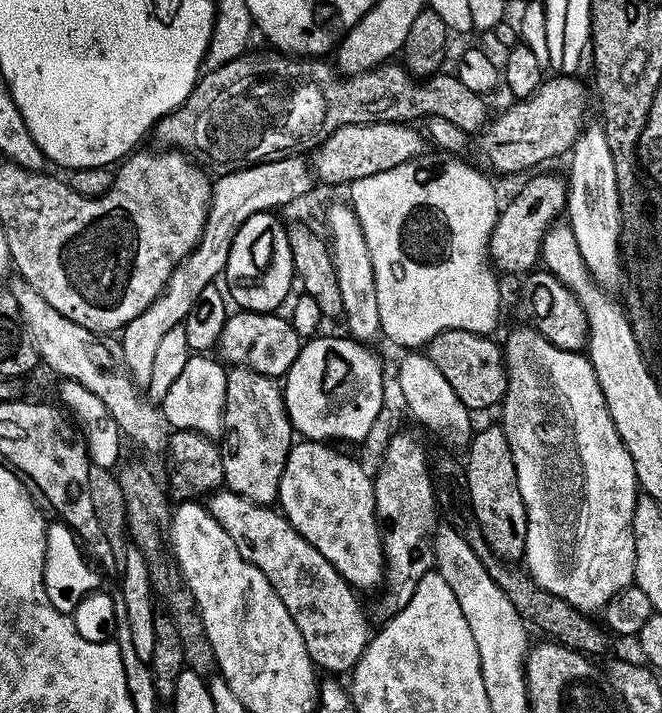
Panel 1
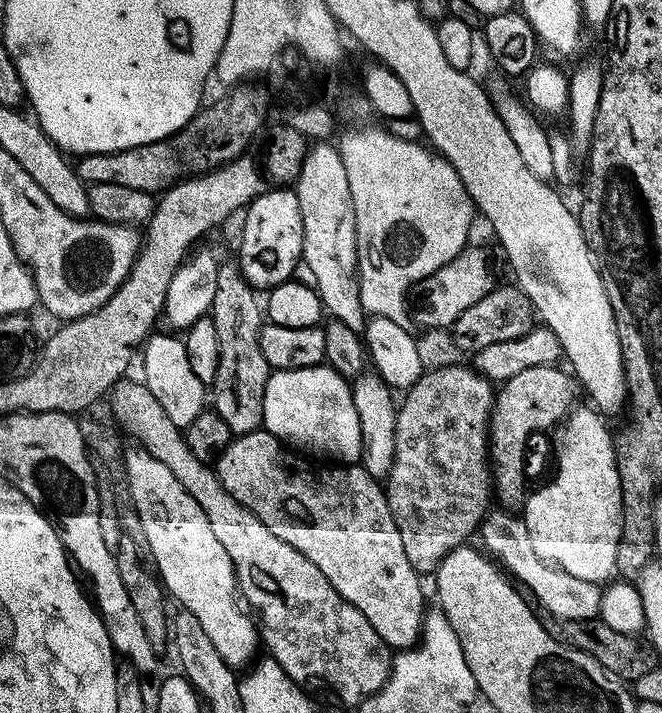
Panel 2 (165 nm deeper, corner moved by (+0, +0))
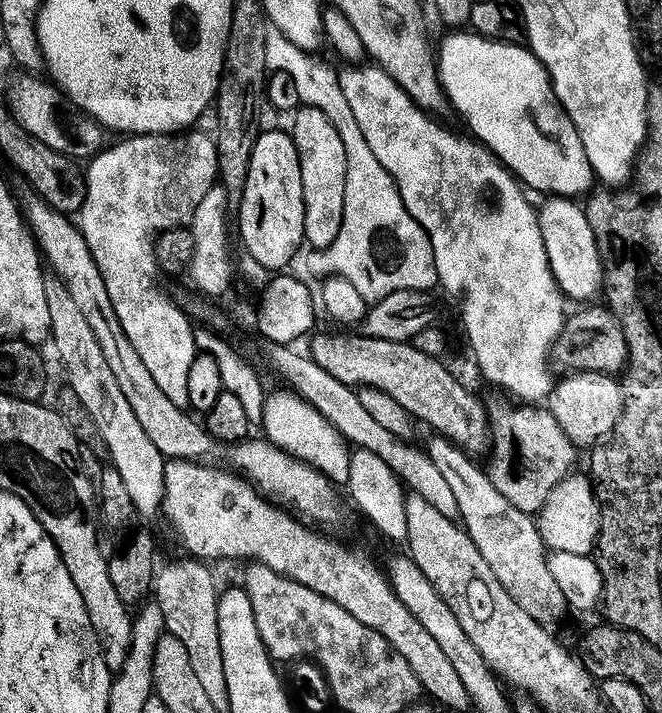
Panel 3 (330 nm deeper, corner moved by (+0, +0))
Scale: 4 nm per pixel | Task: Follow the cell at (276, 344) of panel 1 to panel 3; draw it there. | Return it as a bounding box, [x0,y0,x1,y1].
[306,330,481,426]

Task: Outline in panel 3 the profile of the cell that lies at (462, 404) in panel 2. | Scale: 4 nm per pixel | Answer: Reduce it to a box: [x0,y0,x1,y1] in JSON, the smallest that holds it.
[486,404,577,514]

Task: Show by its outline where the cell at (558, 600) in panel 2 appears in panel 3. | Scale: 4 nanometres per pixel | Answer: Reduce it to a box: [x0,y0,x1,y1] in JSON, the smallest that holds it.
[426,434,570,626]

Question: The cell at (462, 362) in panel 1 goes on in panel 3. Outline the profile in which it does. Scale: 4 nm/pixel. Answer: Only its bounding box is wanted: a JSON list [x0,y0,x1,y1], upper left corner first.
[549,304,627,372]

